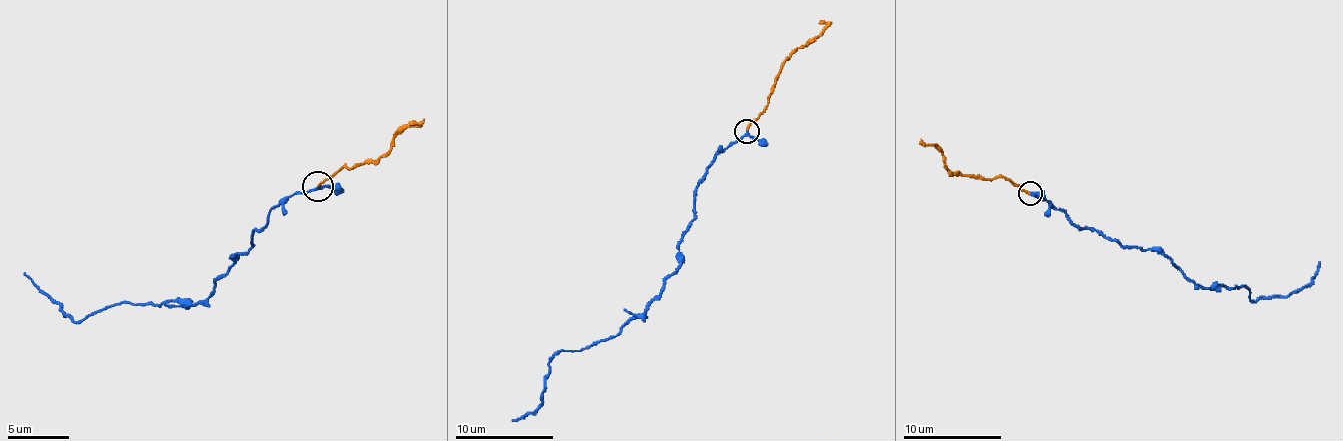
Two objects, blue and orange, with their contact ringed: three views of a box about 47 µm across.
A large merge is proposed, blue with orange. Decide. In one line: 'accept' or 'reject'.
accept

